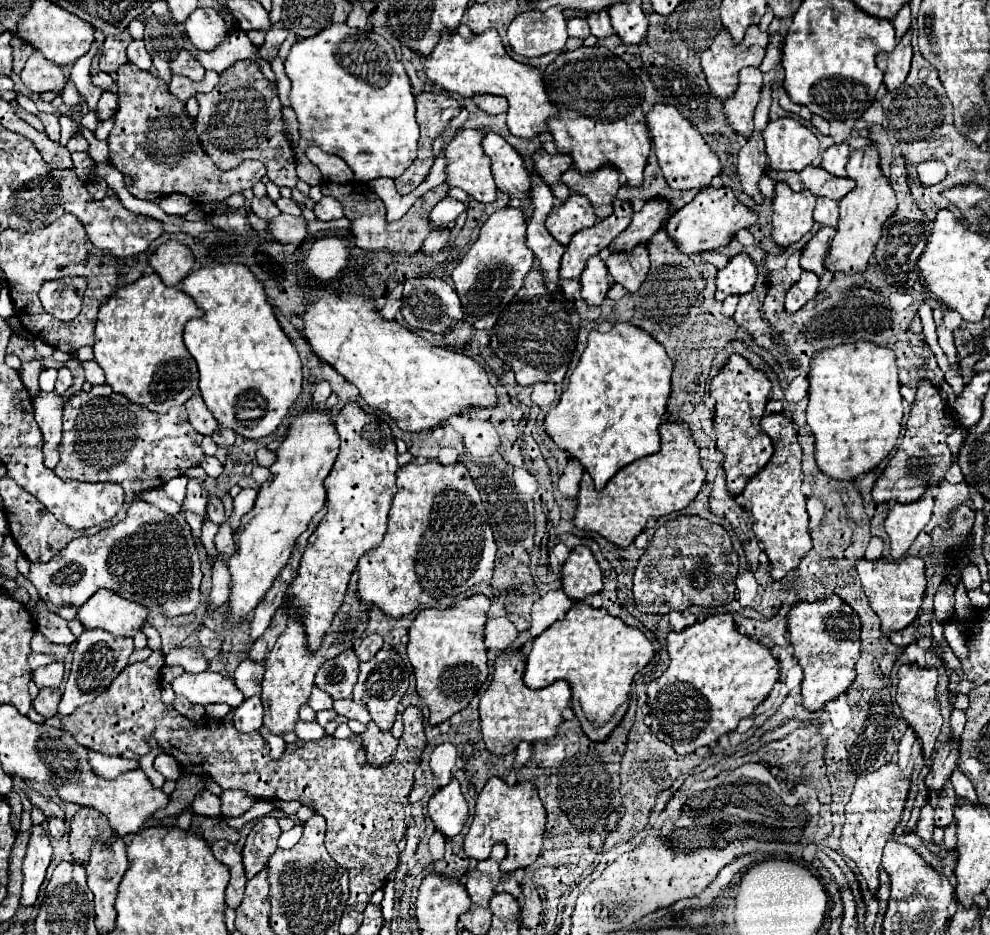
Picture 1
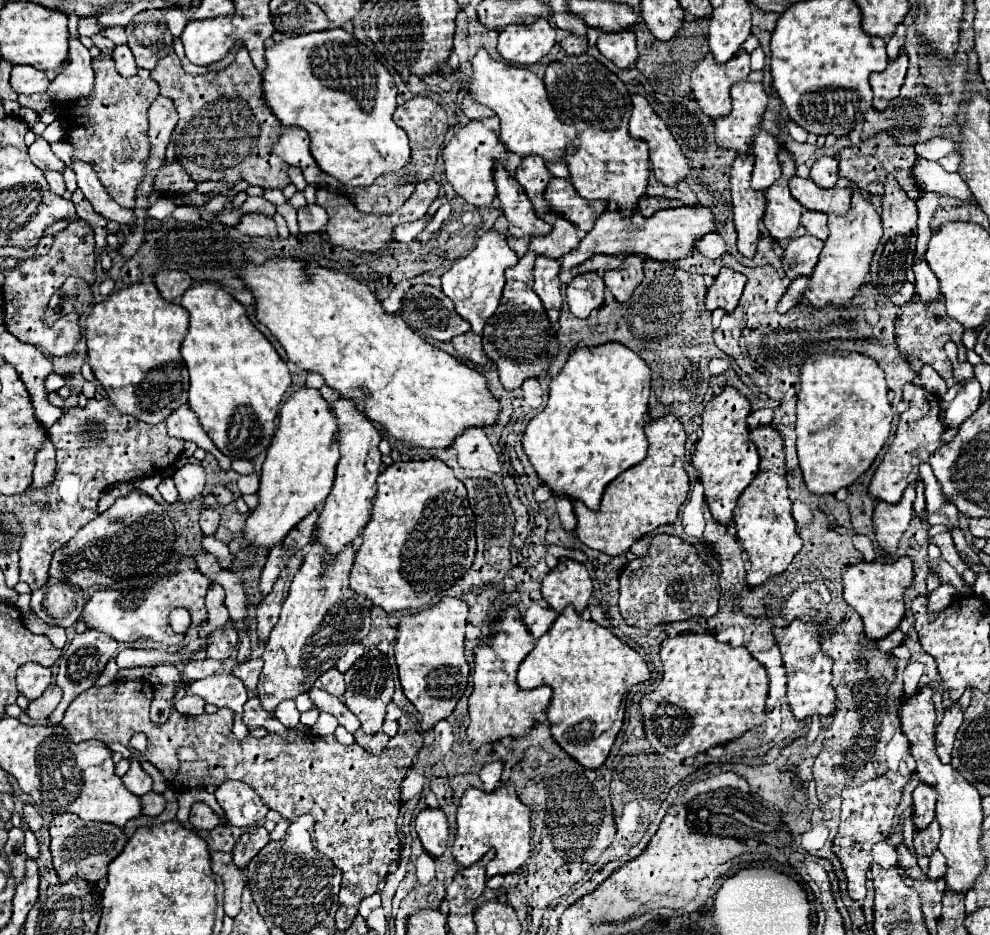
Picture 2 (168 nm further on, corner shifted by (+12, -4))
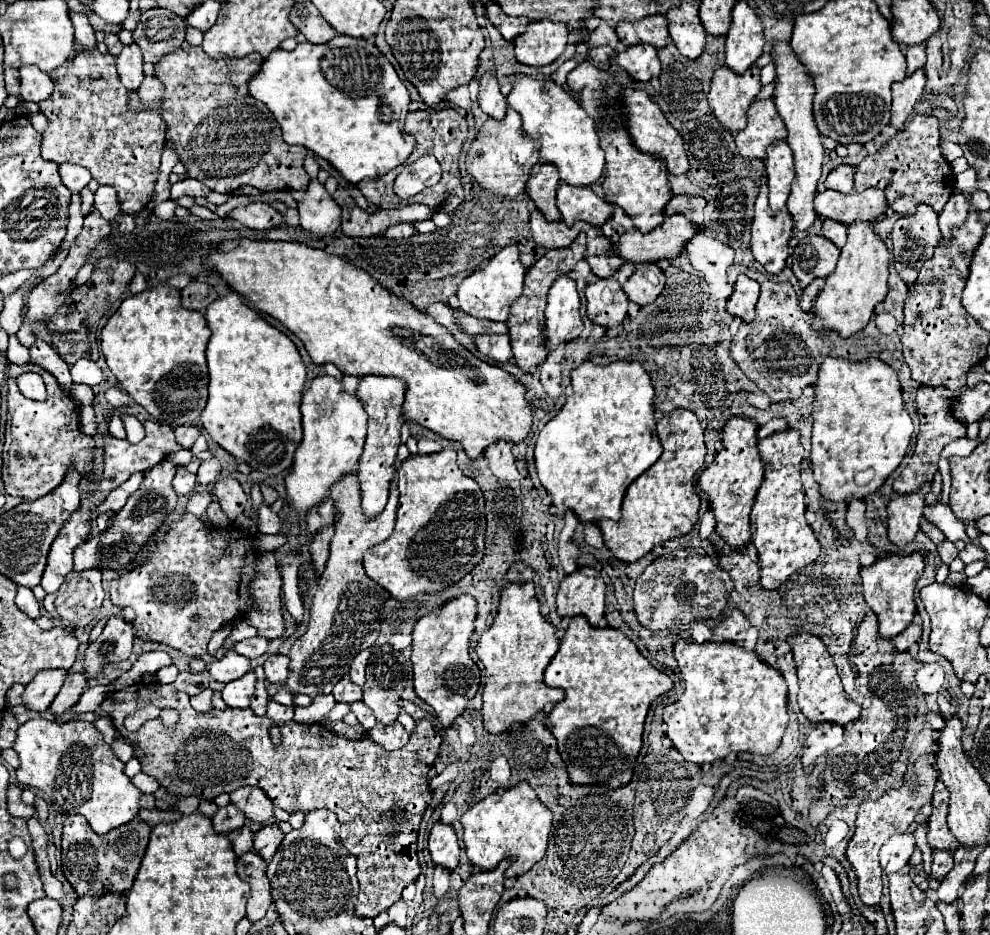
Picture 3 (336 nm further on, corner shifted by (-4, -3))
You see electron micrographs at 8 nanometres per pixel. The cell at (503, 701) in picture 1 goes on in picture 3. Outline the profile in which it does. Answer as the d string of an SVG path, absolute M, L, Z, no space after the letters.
M512 583L502 591L498 615L476 645L478 659L484 663L486 671L486 687L482 693L486 731L500 735L508 731L512 723L528 723L548 703L558 703L564 699L562 689L546 687L542 681L546 665L558 651L554 631L556 627L540 615L540 605L532 583Z

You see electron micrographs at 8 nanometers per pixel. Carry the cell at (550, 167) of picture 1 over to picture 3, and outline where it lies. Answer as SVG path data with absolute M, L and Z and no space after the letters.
M536 163L532 167L530 179L528 179L528 193L536 207L544 213L548 221L558 221L560 211L556 207L556 189L558 189L560 177L558 169L552 163Z

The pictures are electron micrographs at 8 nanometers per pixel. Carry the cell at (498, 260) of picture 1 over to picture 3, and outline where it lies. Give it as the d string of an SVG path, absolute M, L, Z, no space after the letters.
M506 245L500 253L496 253L492 259L488 259L482 269L470 273L464 277L458 285L458 301L460 309L472 317L488 319L488 321L506 321L510 315L510 305L516 297L522 293L526 267L520 263L520 251L516 245Z

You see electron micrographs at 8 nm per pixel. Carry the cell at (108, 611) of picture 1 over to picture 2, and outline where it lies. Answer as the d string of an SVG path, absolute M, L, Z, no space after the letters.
M182 558L176 568L166 572L166 576L148 586L148 588L130 588L130 590L98 590L92 594L90 602L84 606L82 618L88 624L88 628L96 628L108 636L112 636L118 642L130 644L136 640L154 640L162 644L180 644L184 640L184 634L174 634L168 622L170 610L184 606L192 612L192 626L202 624L208 618L206 612L206 592L210 588L210 580L196 568L196 562L192 558Z

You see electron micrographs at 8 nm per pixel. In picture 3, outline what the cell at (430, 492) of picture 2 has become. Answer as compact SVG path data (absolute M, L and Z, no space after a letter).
M442 449L440 453L432 455L408 457L398 467L396 481L400 491L396 527L386 541L378 543L364 557L366 575L378 585L382 585L398 601L410 599L418 593L440 593L456 585L484 557L484 535L486 535L484 495L478 484L458 469L456 451L452 449Z

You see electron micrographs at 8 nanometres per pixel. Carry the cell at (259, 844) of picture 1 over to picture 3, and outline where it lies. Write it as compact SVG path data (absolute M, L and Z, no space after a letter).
M276 823L264 825L256 835L254 835L254 851L262 857L262 859L272 859L272 855L276 853L280 841L282 841L284 833L280 831L280 827Z

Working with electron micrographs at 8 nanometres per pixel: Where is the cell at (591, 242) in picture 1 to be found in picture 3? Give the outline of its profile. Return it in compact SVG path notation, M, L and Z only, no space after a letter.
M666 215L664 223L646 235L638 229L624 231L620 235L620 241L614 245L614 255L634 263L674 259L684 251L686 243L698 231L700 229L696 227L696 223L688 221L684 215Z

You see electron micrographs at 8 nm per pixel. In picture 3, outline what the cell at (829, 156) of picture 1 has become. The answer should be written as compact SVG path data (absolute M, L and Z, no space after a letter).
M838 165L832 169L826 177L826 187L840 191L840 193L852 193L854 189L854 167L852 165Z

